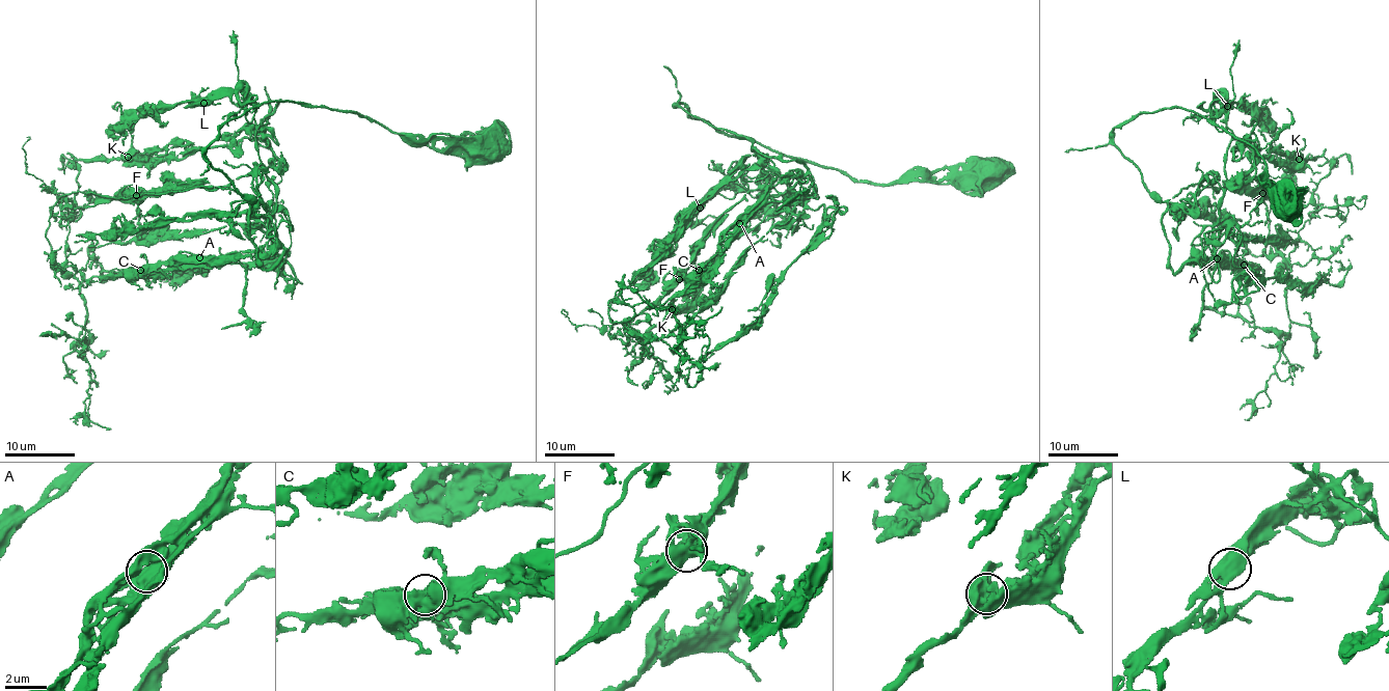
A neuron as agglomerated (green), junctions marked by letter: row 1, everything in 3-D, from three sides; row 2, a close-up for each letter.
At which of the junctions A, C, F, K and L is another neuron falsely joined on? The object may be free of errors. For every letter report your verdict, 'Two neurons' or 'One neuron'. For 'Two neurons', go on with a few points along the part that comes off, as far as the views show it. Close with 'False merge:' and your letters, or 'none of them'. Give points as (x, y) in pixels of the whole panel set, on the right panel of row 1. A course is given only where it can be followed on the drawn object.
A: One neuron
C: One neuron
F: One neuron
K: One neuron
L: One neuron
False merge: none of them

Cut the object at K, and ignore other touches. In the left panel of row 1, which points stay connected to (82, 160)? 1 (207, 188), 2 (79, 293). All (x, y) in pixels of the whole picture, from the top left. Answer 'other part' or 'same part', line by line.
1: same part
2: same part

